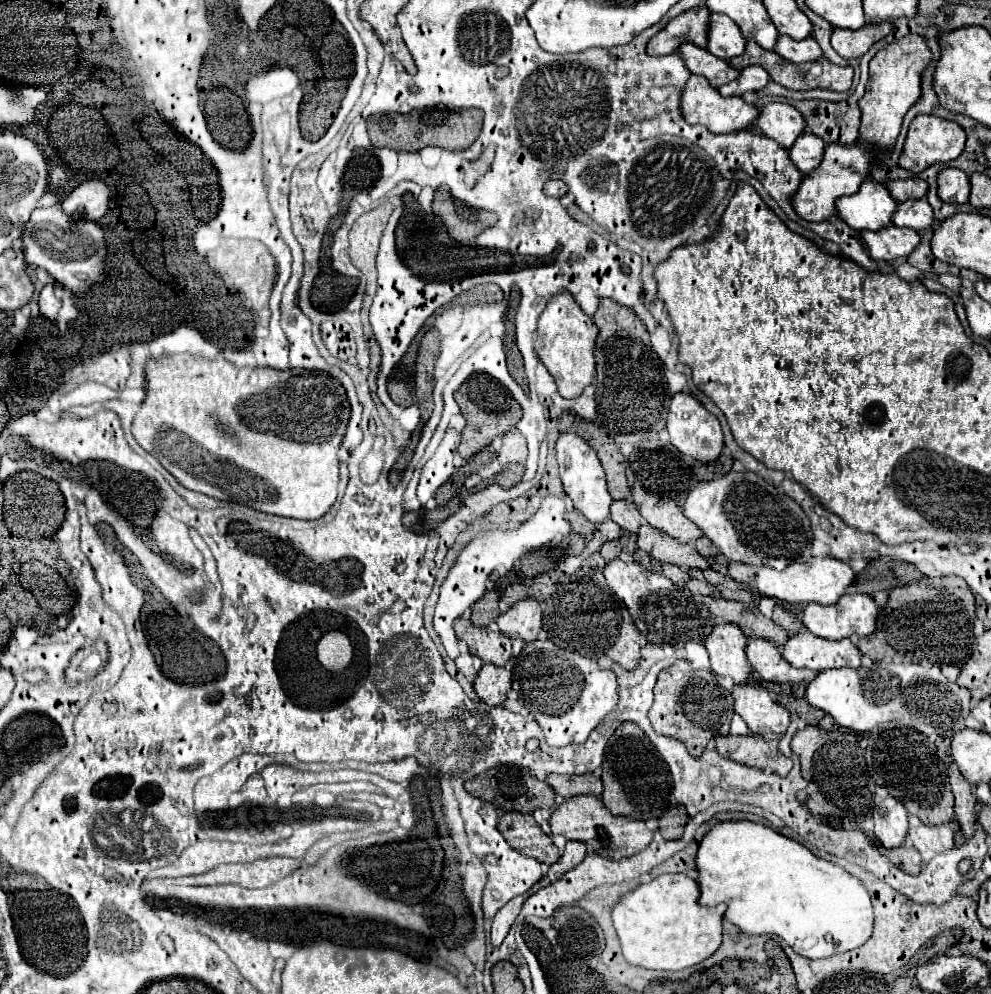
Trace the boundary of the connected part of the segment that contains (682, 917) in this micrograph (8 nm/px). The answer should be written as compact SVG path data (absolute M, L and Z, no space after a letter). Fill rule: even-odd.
M663 874L663 876L657 876L653 878L649 884L641 884L635 892L627 894L623 902L619 902L615 908L613 908L613 924L615 924L615 930L617 930L617 936L621 940L621 946L623 946L623 956L629 964L635 964L635 966L641 966L641 968L649 968L649 970L683 970L683 968L689 968L689 966L695 966L703 960L707 960L709 956L713 956L717 952L717 948L721 946L723 942L723 916L725 916L725 910L727 910L727 904L719 904L719 906L701 906L699 904L699 884L685 876L685 874Z

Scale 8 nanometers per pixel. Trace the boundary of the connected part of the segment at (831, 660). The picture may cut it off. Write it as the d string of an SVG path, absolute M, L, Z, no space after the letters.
M799 632L787 640L783 646L783 658L795 668L827 670L827 668L859 668L861 666L859 648L847 638L839 642L829 642L811 632Z

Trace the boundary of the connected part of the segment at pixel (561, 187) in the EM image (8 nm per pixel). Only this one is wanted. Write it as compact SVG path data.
M547 180L547 182L545 182L545 192L547 192L549 196L561 198L561 196L567 194L567 186L565 186L563 182L559 182L559 180Z

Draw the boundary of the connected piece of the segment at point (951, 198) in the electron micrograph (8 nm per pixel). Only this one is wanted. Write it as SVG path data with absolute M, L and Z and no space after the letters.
M945 168L937 174L937 194L947 204L965 204L969 200L971 184L963 170Z

